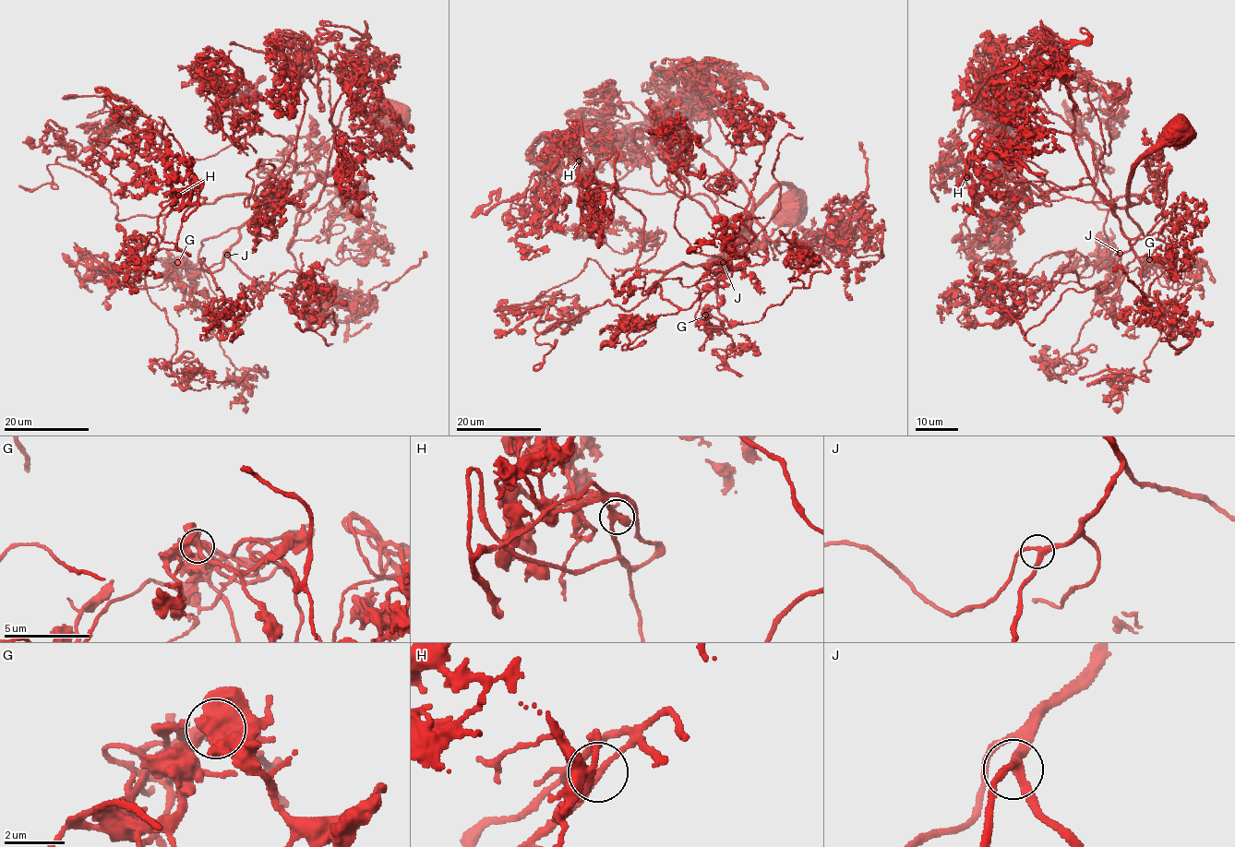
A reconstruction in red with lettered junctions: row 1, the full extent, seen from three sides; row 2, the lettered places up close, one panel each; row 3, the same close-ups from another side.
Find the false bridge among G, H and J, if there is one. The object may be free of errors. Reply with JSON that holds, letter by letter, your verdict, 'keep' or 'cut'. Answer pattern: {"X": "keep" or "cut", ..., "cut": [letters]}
{"G": "keep", "H": "keep", "J": "keep", "cut": []}

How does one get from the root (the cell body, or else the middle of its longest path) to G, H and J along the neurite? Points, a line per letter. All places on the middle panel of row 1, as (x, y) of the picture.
G: (791, 207), (789, 188), (772, 186), (729, 238), (717, 308), (729, 326), (737, 325), (723, 328), (705, 315)
H: (791, 207), (772, 186), (726, 255), (644, 270), (617, 153), (585, 179), (579, 161)
J: (791, 207), (789, 188), (772, 186), (729, 238), (731, 269), (723, 262)

